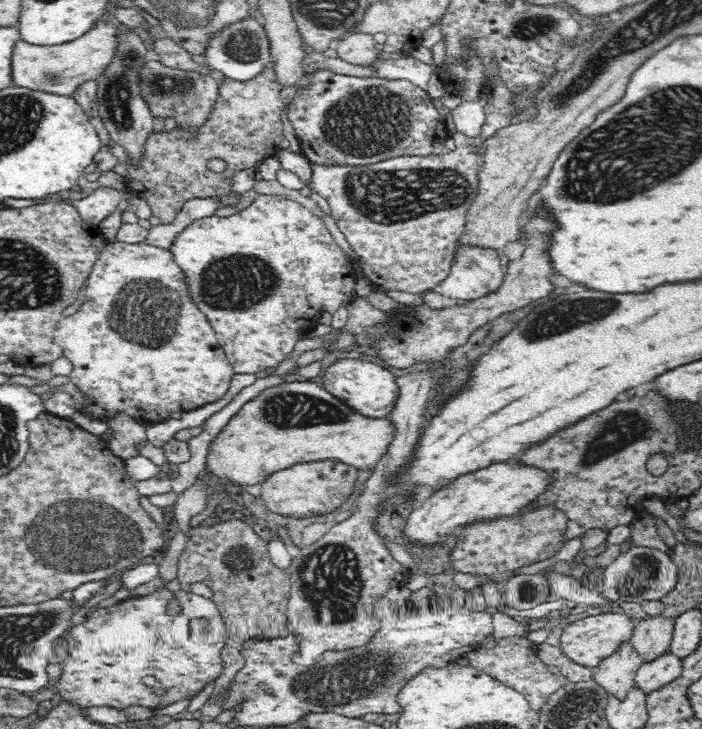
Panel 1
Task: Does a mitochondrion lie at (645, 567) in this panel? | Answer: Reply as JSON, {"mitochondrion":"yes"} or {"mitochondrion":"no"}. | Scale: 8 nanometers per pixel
{"mitochondrion":"yes"}

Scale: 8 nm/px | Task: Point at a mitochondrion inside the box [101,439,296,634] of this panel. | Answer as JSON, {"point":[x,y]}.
{"point":[238,564]}

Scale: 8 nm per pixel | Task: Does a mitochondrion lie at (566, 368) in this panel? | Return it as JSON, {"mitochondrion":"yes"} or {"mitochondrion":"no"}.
{"mitochondrion":"no"}

